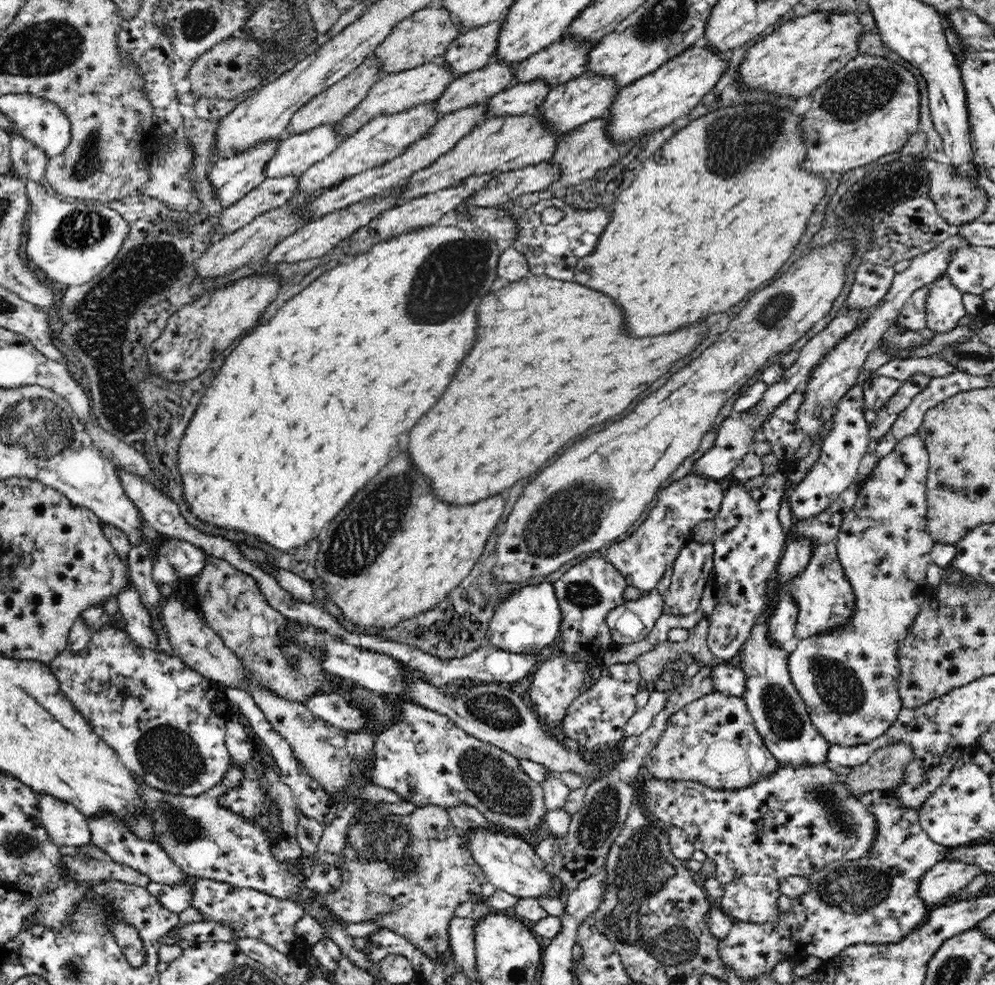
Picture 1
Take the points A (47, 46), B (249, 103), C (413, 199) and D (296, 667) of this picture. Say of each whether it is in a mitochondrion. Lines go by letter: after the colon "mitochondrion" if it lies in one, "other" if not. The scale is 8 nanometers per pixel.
A: mitochondrion
B: other
C: other
D: mitochondrion

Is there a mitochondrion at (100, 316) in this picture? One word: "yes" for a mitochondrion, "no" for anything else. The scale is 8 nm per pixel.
yes

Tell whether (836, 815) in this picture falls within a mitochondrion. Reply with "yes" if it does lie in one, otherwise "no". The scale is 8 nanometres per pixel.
yes

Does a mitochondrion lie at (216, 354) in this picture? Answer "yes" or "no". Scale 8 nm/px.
no

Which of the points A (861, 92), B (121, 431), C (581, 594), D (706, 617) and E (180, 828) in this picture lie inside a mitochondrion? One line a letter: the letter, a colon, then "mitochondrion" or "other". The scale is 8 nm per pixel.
A: mitochondrion
B: mitochondrion
C: mitochondrion
D: other
E: mitochondrion

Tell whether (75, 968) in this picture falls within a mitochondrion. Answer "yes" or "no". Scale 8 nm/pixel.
yes

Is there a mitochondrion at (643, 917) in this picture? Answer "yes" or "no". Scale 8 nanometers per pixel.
yes

